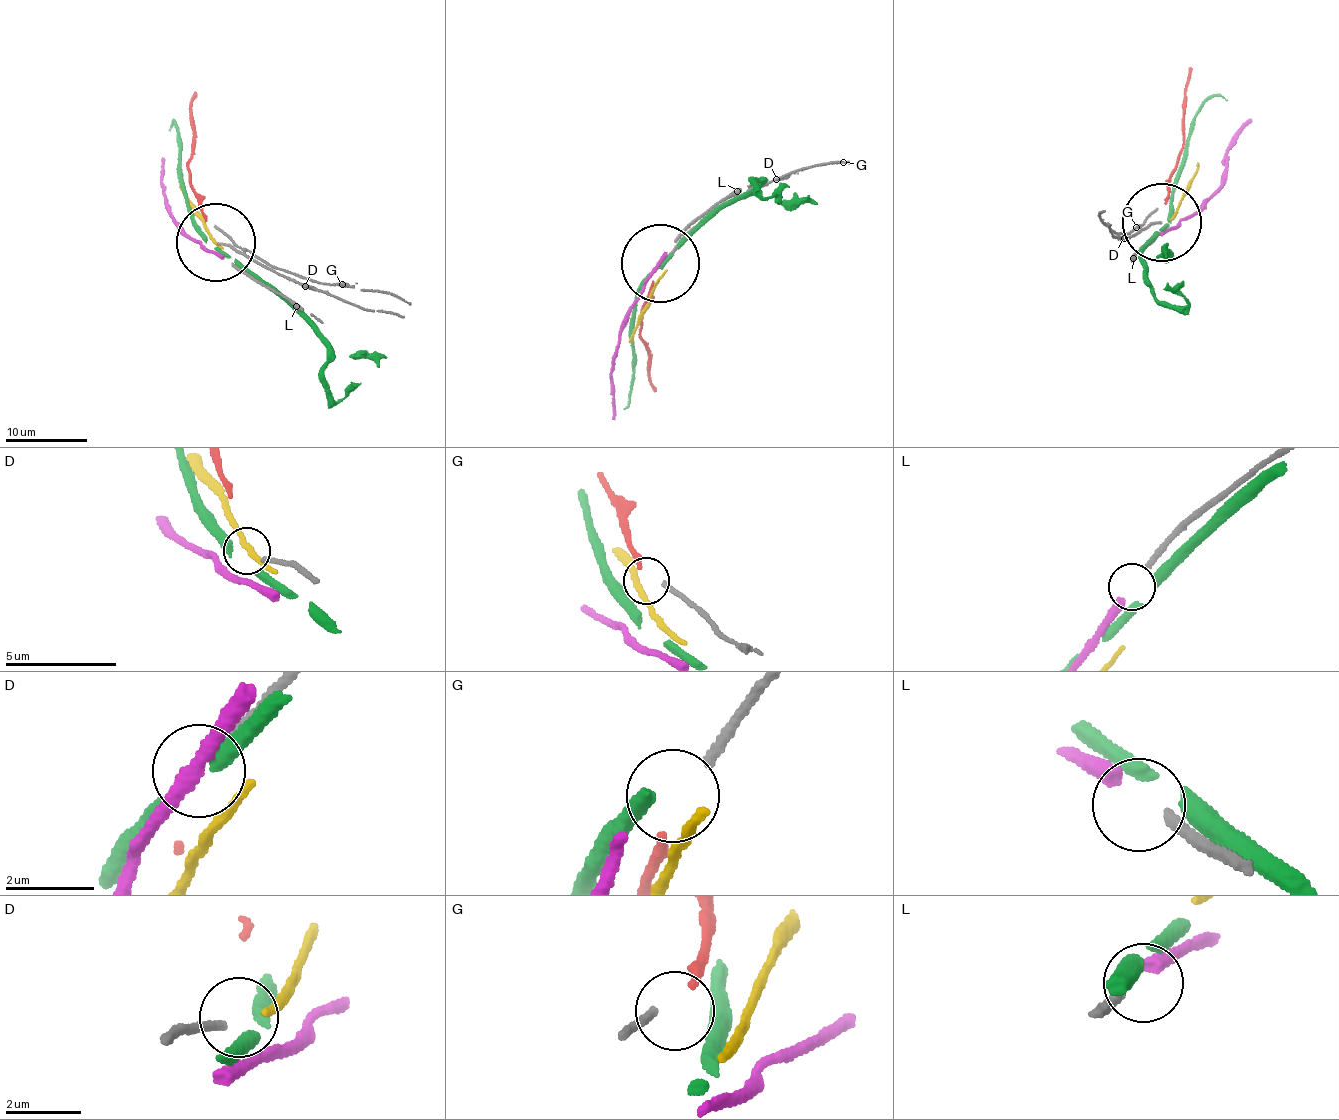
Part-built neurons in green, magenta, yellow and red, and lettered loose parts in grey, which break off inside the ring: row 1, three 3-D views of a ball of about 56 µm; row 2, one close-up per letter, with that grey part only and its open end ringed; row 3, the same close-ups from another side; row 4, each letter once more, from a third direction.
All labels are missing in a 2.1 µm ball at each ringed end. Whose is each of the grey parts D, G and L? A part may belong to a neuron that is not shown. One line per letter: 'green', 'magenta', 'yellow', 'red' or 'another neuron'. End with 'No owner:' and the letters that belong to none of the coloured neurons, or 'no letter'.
D: another neuron
G: red
L: magenta
No owner: D

